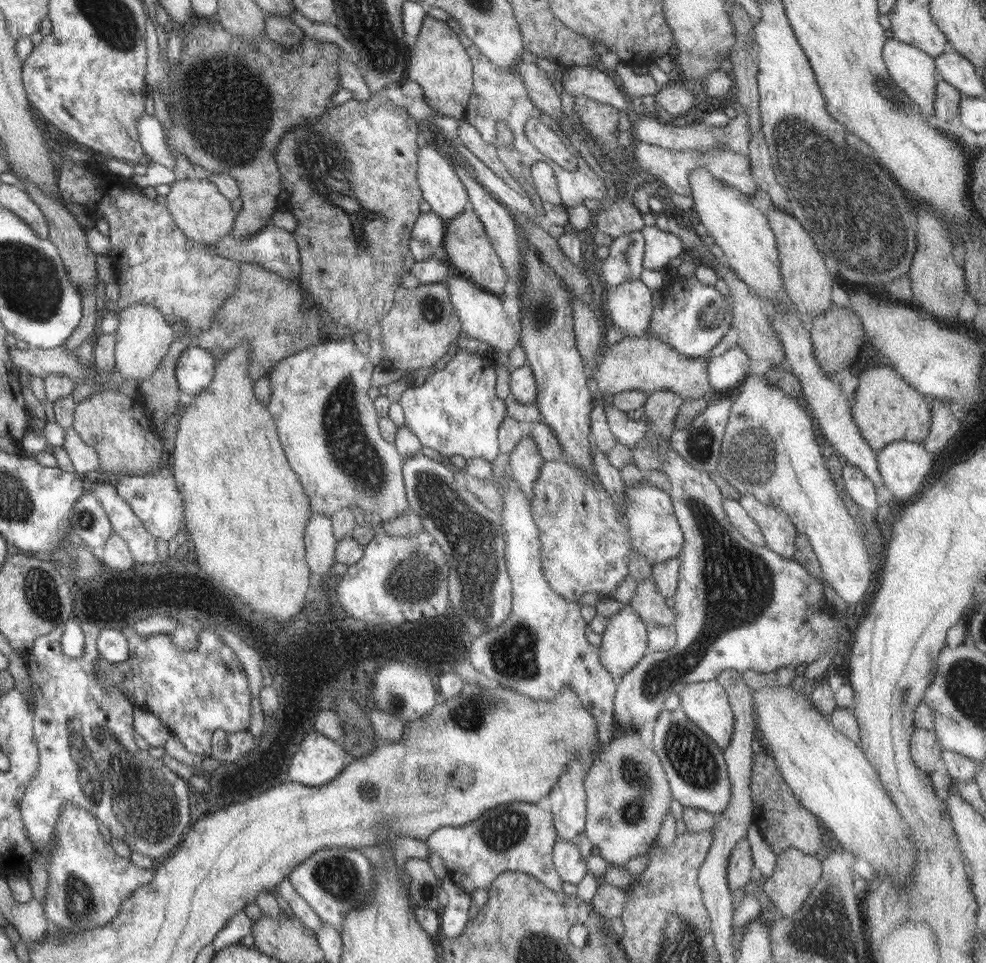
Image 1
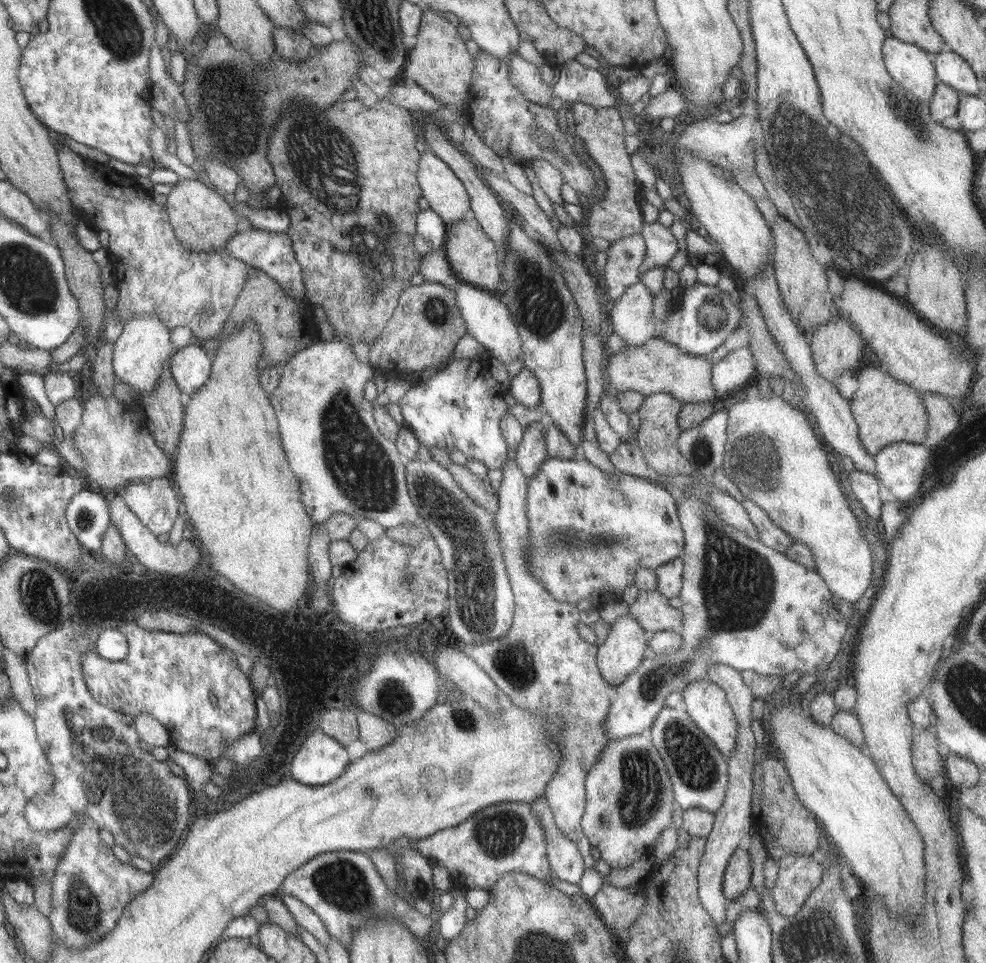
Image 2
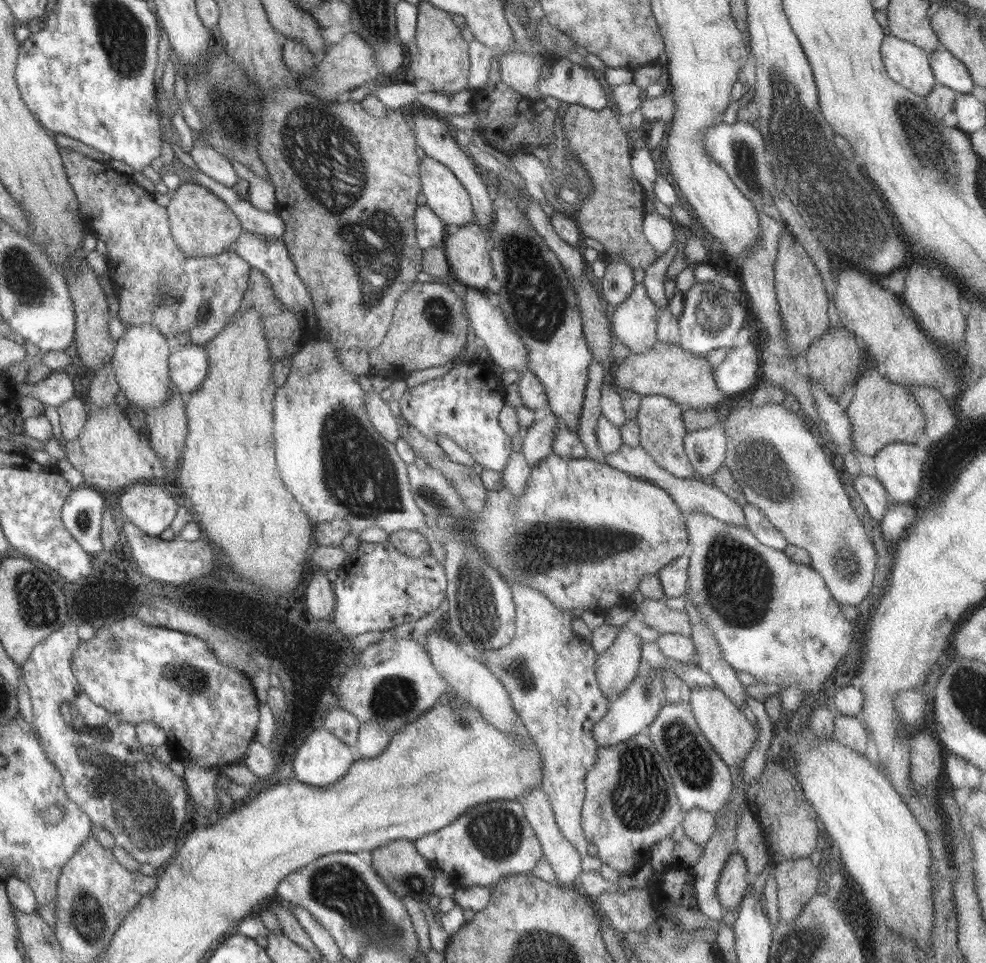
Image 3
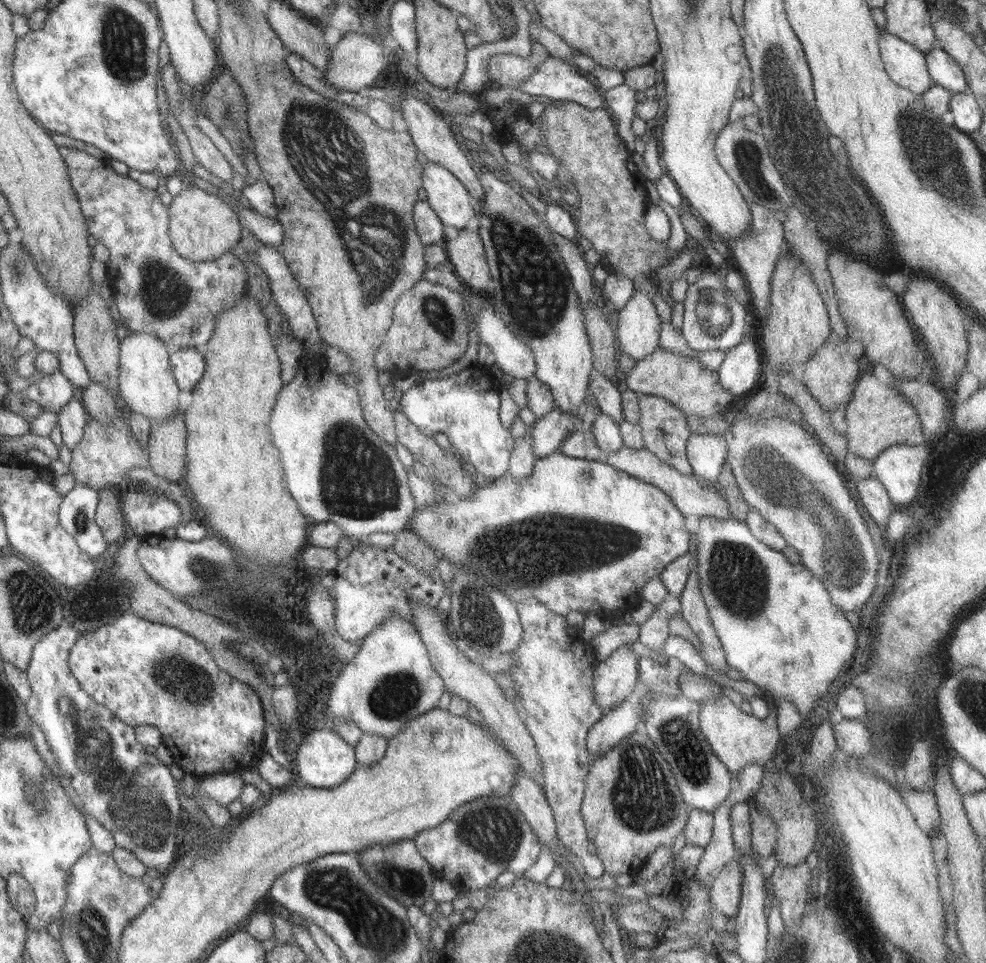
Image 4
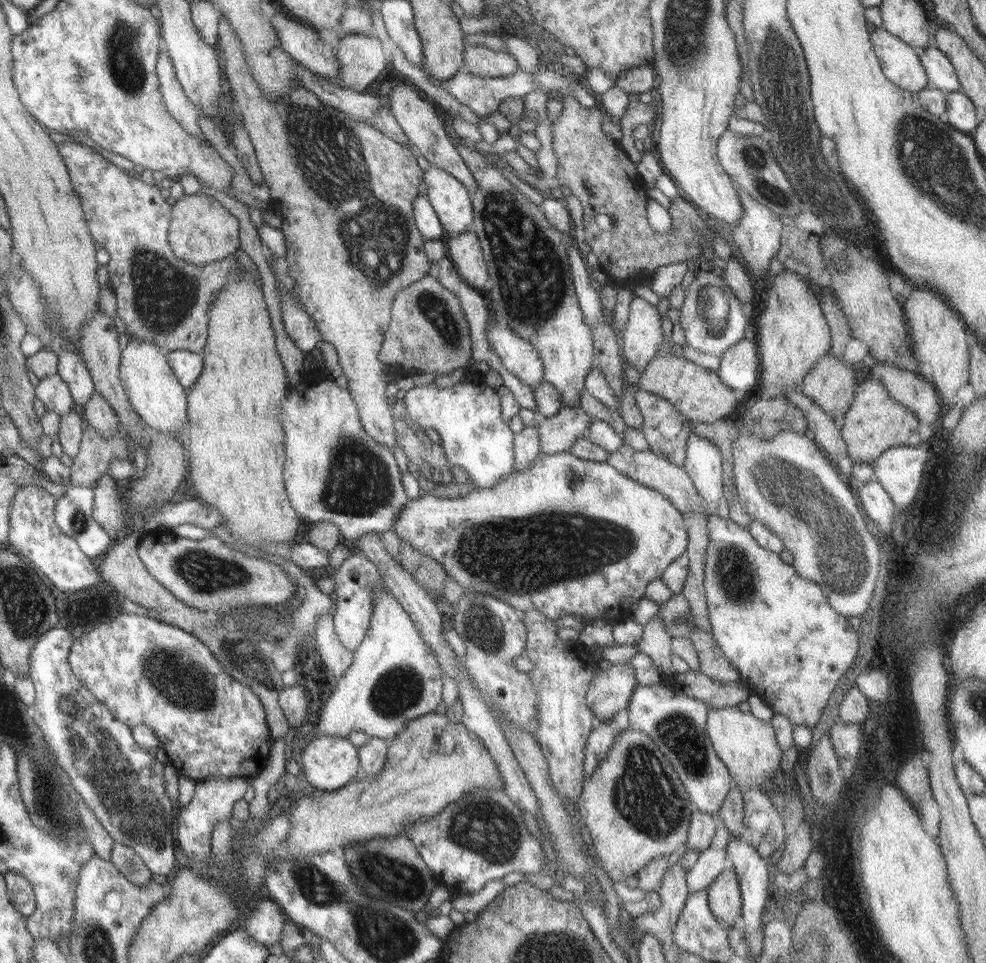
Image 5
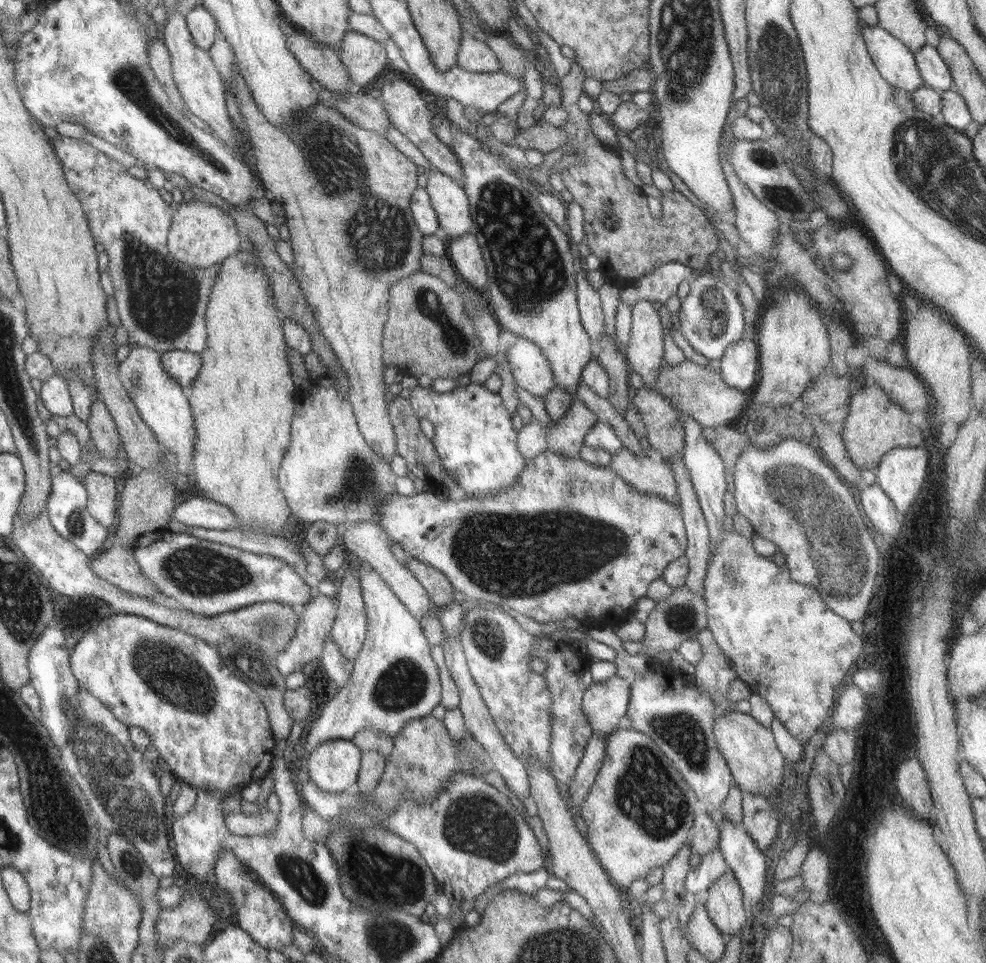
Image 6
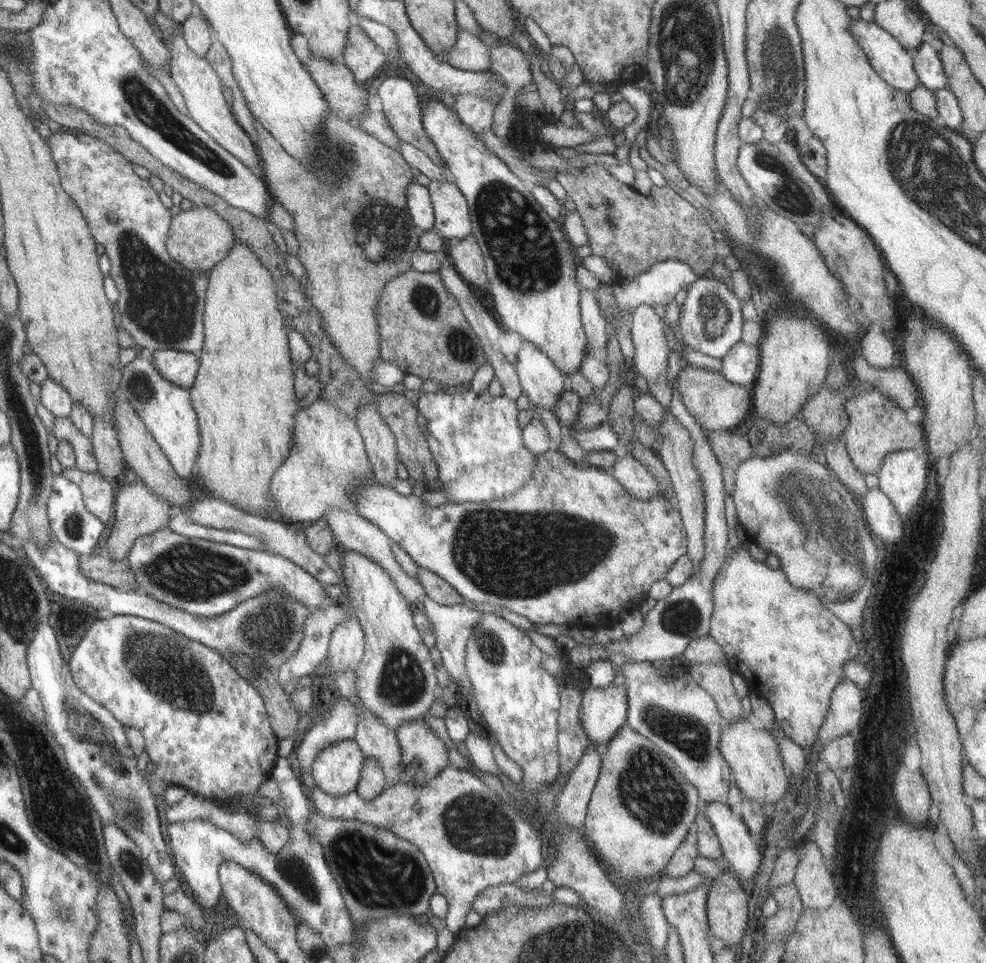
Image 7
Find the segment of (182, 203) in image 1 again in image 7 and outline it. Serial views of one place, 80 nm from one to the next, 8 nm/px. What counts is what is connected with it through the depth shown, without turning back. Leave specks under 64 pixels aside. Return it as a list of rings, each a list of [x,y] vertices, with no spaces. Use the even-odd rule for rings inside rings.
[[[192,207],[190,210],[179,214],[176,214],[172,218],[171,225],[172,235],[171,240],[168,240],[168,252],[172,252],[172,260],[184,266],[184,269],[190,270],[192,273],[198,275],[209,272],[212,268],[224,260],[226,255],[230,252],[231,248],[234,247],[236,242],[235,230],[232,229],[228,221],[224,221],[224,218],[220,217],[220,214],[212,211],[207,207]]]

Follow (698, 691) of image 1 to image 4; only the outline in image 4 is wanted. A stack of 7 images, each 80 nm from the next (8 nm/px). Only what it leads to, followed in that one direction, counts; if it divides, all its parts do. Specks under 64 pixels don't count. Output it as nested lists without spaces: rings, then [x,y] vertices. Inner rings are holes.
[[[723,694],[700,702],[700,728],[705,734],[714,755],[734,775],[740,774],[744,768],[758,764],[768,767],[778,753],[781,739],[778,731],[778,708],[774,704],[768,720],[758,720],[753,715],[742,712],[734,697]]]

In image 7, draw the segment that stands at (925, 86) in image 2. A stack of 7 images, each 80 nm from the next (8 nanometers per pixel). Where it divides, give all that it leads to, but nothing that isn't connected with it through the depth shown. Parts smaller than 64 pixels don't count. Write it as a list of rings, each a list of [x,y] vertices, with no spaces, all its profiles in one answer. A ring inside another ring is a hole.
[[[861,19],[852,20],[849,27],[858,46],[864,51],[872,68],[882,77],[882,80],[907,93],[921,84],[913,67],[912,52],[904,48],[889,32],[886,32],[874,21]]]

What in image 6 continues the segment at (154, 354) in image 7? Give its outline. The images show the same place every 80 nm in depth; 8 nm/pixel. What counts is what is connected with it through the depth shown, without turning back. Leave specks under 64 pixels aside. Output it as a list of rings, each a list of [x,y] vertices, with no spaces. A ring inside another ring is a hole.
[[[186,351],[162,352],[163,368],[180,384],[191,386],[199,376],[203,359],[199,354]]]

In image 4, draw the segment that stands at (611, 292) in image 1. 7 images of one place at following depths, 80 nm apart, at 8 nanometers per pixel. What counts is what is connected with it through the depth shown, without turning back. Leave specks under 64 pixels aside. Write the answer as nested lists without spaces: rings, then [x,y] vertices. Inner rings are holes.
[[[636,288],[624,308],[611,312],[611,318],[619,352],[636,361],[659,348],[661,320],[648,292]]]

